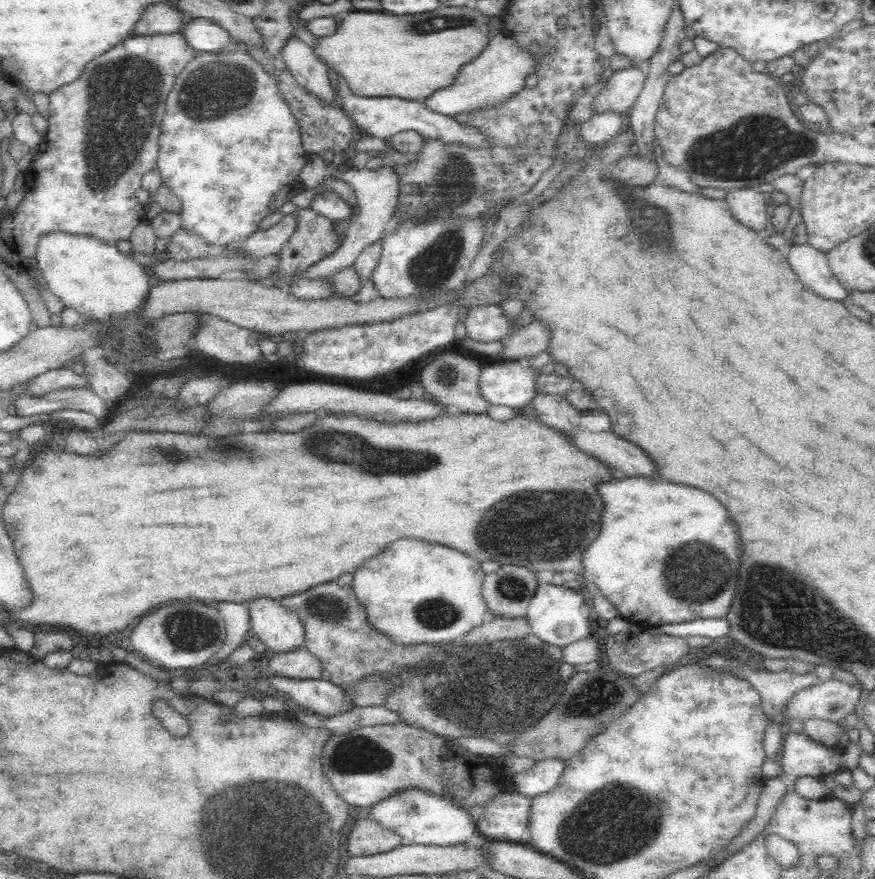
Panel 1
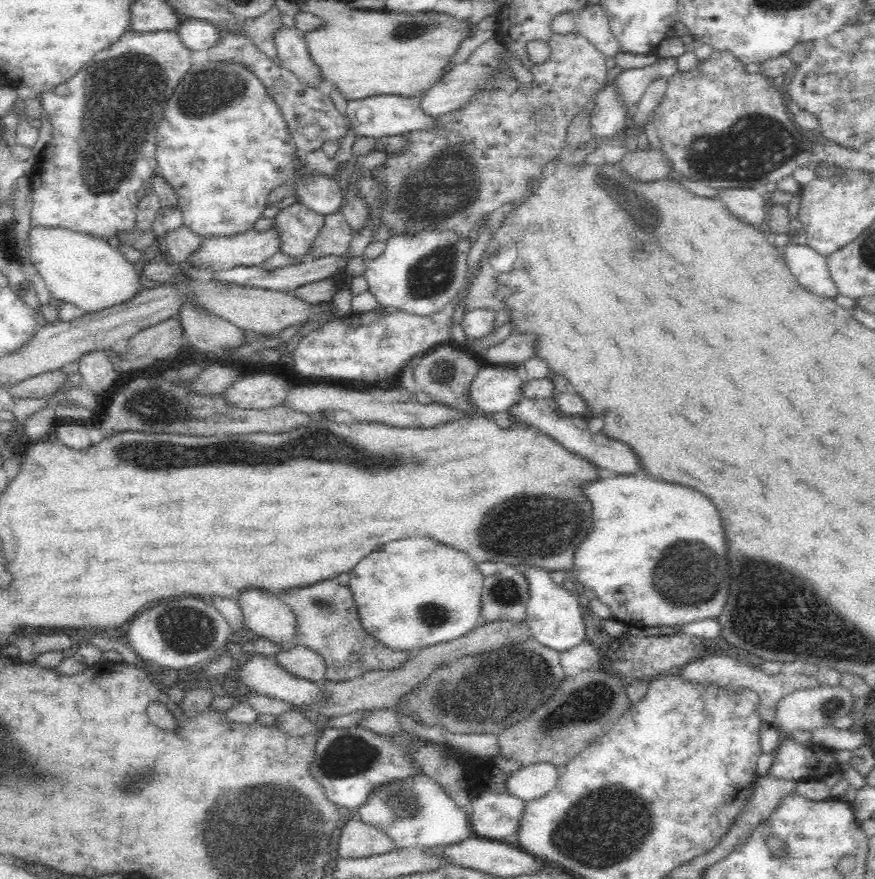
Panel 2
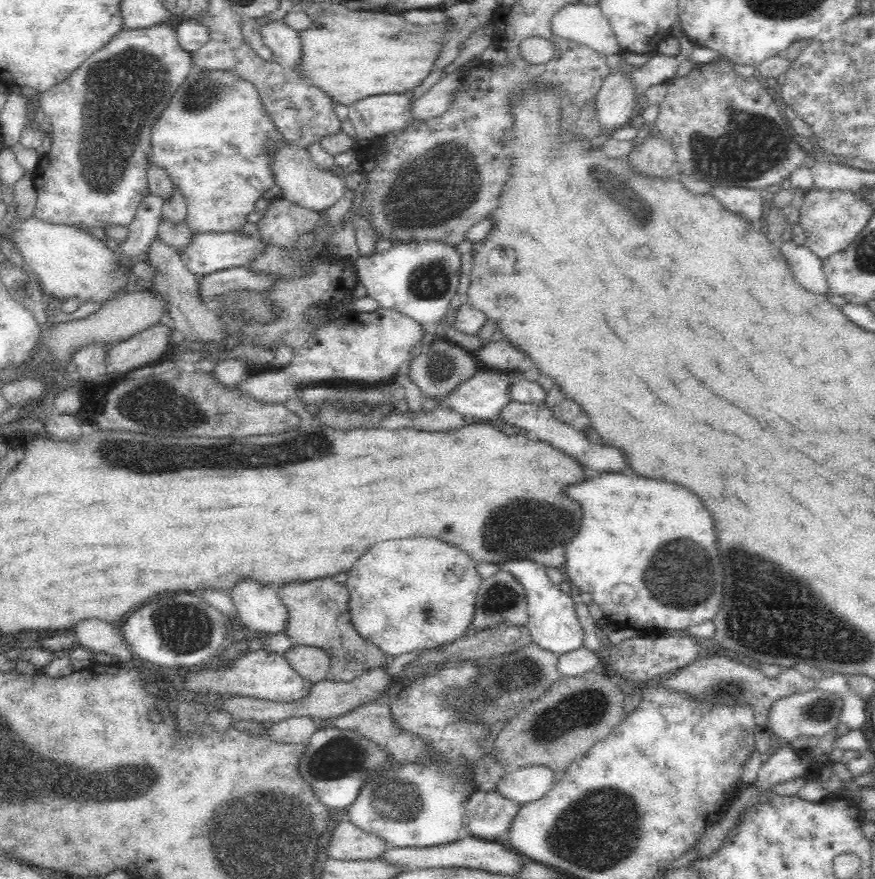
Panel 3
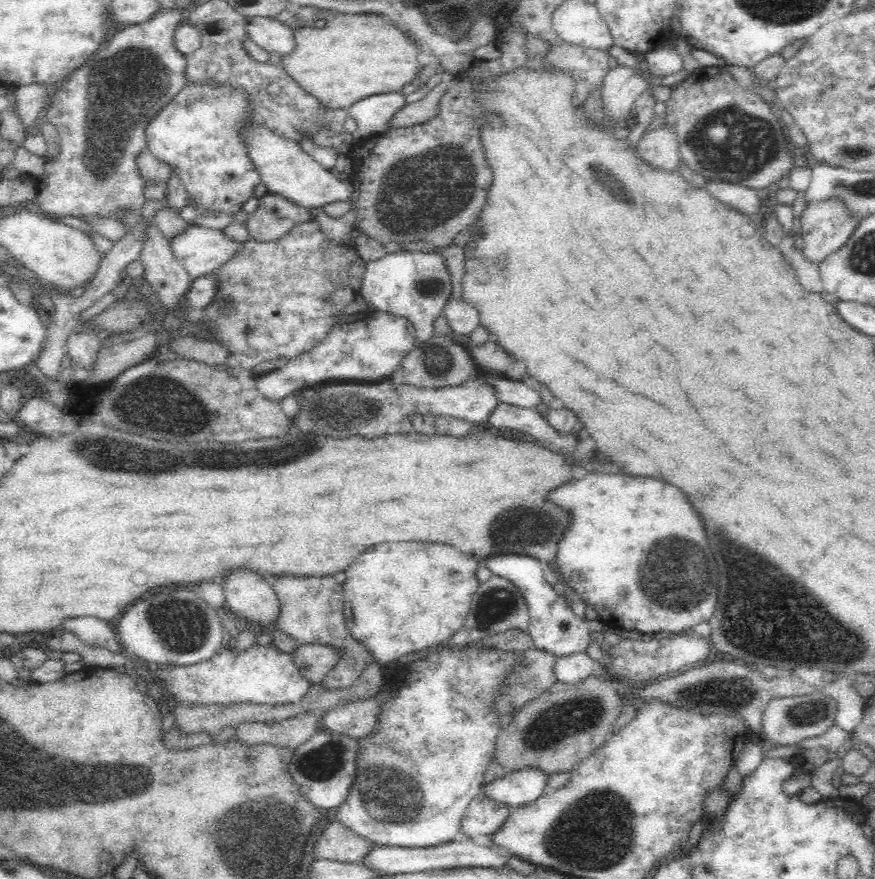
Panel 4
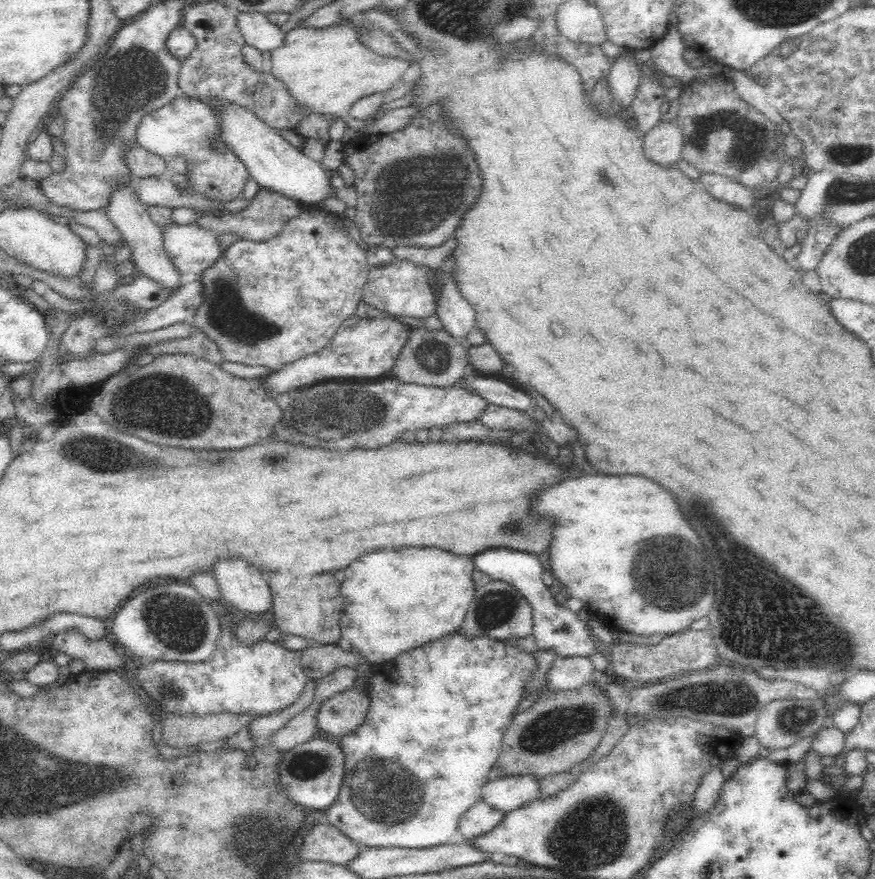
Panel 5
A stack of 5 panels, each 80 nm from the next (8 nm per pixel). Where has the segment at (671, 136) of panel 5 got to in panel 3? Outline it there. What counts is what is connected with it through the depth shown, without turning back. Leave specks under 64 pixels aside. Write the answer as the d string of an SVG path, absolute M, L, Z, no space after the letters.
M658 134L649 135L645 141L636 148L633 148L628 156L626 156L626 165L632 173L644 175L648 178L677 178L679 174L678 167L674 158L674 152L671 150L670 144L664 139L660 139Z

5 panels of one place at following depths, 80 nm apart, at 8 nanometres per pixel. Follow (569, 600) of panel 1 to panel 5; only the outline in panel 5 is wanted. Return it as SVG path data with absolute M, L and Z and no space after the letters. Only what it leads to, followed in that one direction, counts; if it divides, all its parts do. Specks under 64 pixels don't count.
M510 549L485 550L481 555L473 556L476 568L487 572L494 580L502 580L515 586L530 603L532 615L532 636L541 651L552 651L558 657L590 656L598 647L598 641L588 628L588 622L580 619L568 607L558 603L556 596L550 592L549 586L542 581L545 571L538 555L518 552Z

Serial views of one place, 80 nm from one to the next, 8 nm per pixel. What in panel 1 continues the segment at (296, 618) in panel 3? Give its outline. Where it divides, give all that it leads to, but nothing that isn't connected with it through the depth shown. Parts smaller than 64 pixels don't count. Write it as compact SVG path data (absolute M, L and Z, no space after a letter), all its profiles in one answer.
M335 581L278 601L298 613L306 629L305 648L320 661L322 678L356 690L360 683L375 677L386 687L380 705L394 712L404 724L449 738L484 739L513 750L513 742L559 703L569 678L576 673L575 665L565 660L562 646L544 642L532 632L522 638L504 638L470 648L456 644L463 640L462 635L451 642L399 642L391 634L372 627L366 607L351 585L341 587Z

